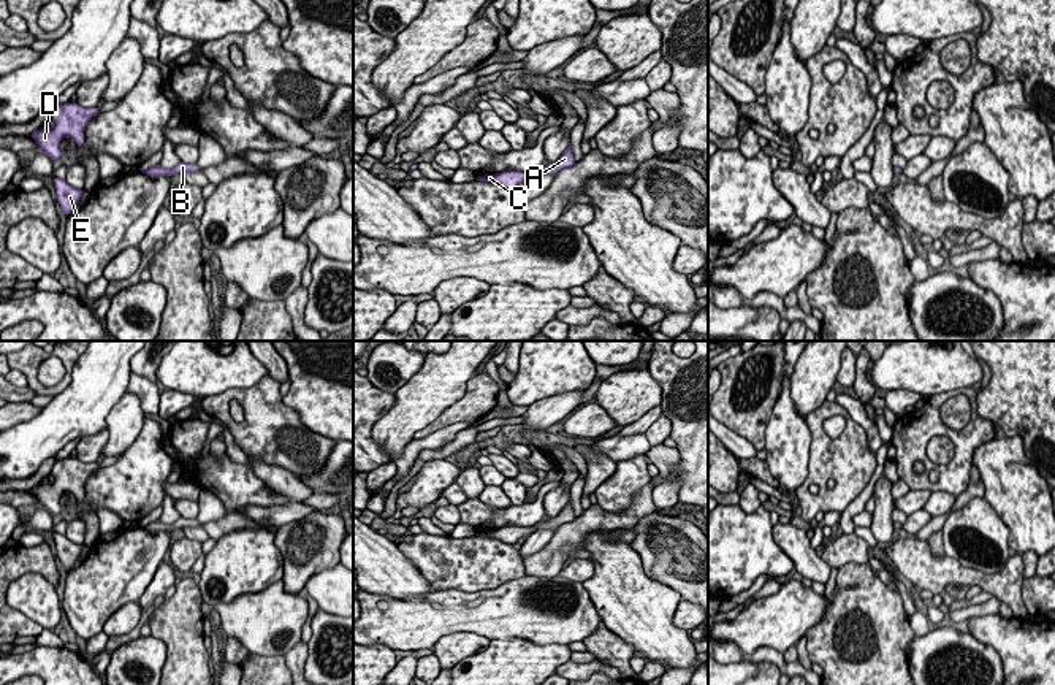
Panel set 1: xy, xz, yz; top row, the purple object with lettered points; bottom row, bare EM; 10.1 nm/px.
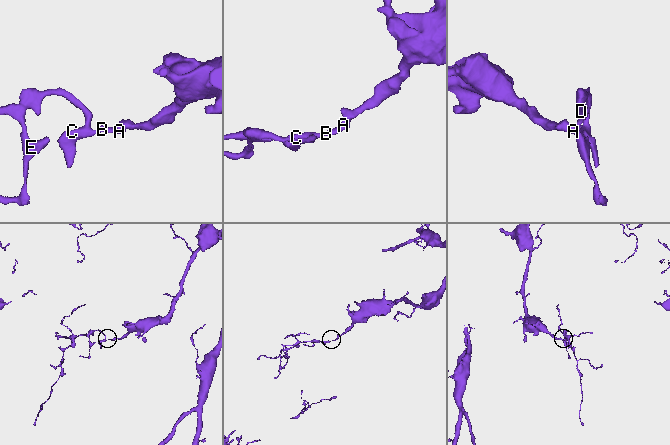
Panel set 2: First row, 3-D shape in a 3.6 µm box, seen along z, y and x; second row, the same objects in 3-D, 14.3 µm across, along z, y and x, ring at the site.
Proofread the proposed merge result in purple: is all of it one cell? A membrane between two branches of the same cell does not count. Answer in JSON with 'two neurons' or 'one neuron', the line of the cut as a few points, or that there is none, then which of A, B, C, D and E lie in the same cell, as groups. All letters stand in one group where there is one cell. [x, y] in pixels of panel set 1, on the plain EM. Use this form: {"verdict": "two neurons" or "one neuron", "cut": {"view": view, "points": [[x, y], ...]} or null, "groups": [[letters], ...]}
{"verdict": "one neuron", "cut": null, "groups": [["A", "B", "C", "D", "E"]]}

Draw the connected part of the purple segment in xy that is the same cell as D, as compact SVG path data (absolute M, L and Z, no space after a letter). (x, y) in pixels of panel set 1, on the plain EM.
M78 458L55 460L51 474L52 484L41 484L30 488L41 507L48 509L51 515L59 515L60 495L70 492L78 501L84 499L84 484L87 477L100 469L100 463L81 463Z

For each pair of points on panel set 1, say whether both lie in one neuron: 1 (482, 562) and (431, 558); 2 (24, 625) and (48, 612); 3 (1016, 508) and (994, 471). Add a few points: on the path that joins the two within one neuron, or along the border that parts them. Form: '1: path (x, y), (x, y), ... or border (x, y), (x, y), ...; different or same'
1: path (469, 562), (449, 562), (444, 558); same
2: border (16, 609), (43, 628); different
3: path (1016, 498), (1016, 493), (1003, 481); same

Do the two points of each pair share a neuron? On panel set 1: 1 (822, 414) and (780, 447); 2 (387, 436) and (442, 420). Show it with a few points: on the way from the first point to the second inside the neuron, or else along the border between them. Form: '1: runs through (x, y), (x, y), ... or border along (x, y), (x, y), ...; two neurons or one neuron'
1: border along (805, 417), (810, 433), (810, 460), (807, 465); two neurons
2: border along (457, 401), (449, 405), (412, 438); two neurons

